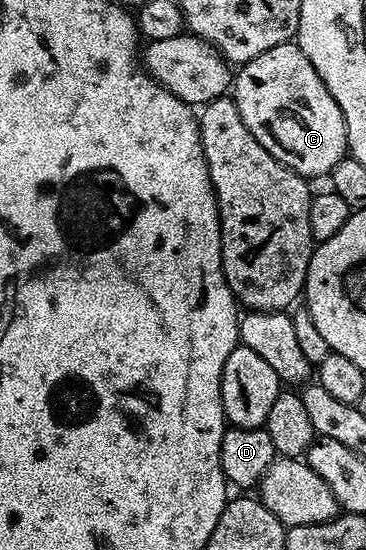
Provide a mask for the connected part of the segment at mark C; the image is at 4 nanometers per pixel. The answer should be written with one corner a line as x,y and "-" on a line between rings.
296,43
271,46
259,58
240,65
231,85
231,99
237,104
243,126
255,134
259,146
299,175
328,177
333,167
346,159
349,143
343,110

